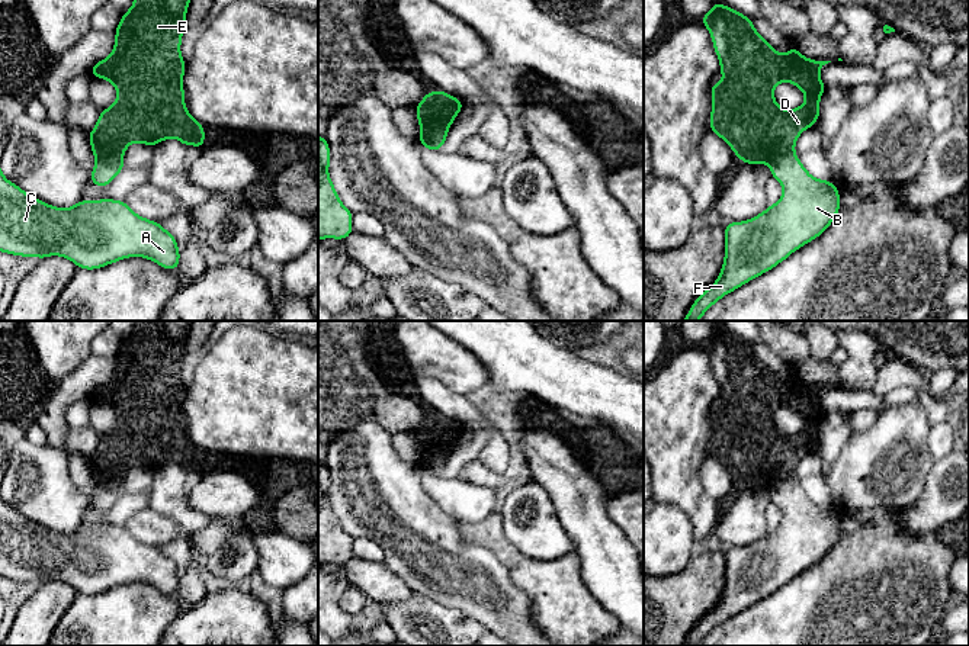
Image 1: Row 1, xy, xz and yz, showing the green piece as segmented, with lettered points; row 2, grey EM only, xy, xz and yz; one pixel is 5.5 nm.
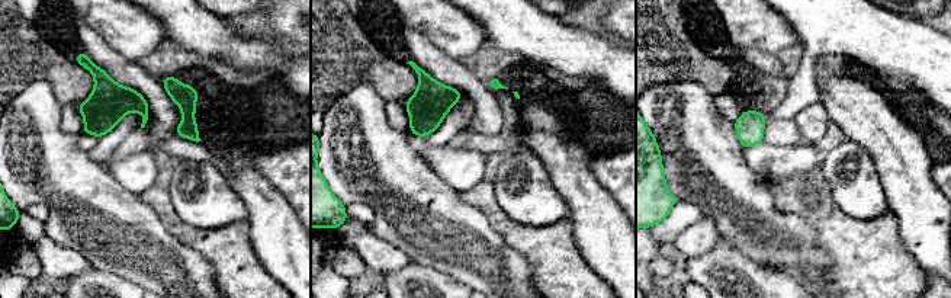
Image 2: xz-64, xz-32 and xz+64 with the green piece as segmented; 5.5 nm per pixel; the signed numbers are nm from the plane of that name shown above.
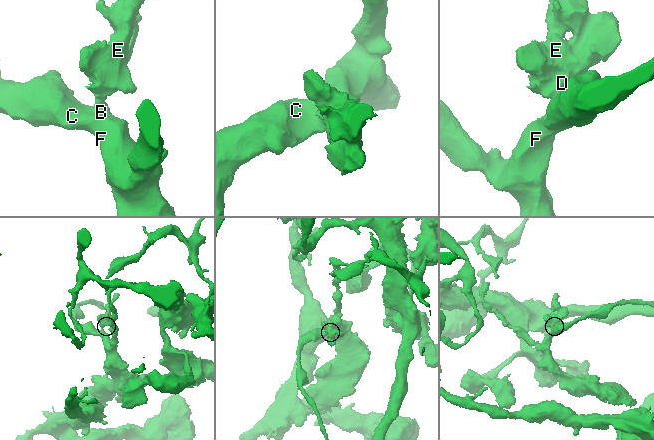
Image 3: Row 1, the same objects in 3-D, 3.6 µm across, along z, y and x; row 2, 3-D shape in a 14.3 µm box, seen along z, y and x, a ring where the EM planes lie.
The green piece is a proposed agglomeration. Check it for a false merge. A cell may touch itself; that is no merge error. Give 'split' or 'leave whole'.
split

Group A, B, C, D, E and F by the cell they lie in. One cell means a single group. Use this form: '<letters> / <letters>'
A B C F / D E

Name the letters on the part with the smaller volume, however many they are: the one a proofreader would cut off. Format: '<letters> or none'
D, E

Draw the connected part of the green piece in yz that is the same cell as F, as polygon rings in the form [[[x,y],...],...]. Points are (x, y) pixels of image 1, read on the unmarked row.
[[[798,481],[770,486],[783,520],[760,540],[725,550],[725,582],[716,607],[692,630],[683,646],[699,646],[721,623],[767,598],[832,549],[840,536],[838,512],[812,502]]]

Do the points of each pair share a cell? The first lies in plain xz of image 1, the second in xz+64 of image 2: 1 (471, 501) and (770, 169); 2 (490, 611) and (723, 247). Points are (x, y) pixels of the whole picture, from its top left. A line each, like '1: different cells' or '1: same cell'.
1: same cell
2: different cells

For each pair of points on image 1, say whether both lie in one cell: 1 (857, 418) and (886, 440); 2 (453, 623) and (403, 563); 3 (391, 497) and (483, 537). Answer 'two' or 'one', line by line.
1: two
2: two
3: two

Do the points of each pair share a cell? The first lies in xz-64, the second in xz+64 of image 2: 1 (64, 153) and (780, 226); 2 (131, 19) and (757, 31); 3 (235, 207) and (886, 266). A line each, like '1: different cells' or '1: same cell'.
1: same cell
2: same cell
3: different cells

